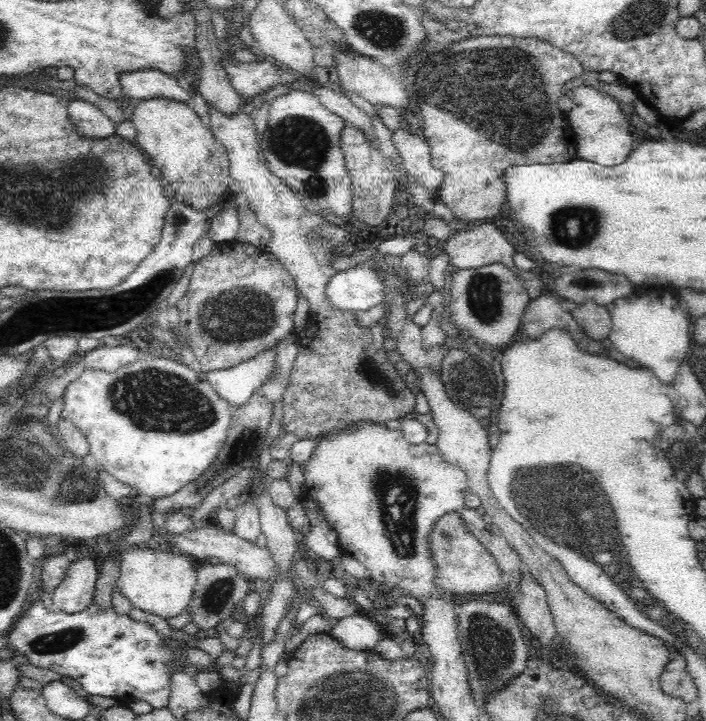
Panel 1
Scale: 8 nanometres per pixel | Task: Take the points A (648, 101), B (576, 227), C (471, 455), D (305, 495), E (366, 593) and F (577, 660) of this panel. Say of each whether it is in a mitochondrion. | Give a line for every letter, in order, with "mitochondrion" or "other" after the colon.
A: other
B: mitochondrion
C: other
D: other
E: other
F: other

